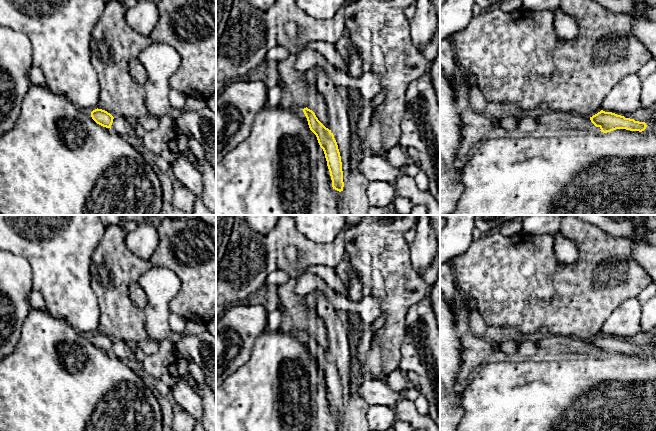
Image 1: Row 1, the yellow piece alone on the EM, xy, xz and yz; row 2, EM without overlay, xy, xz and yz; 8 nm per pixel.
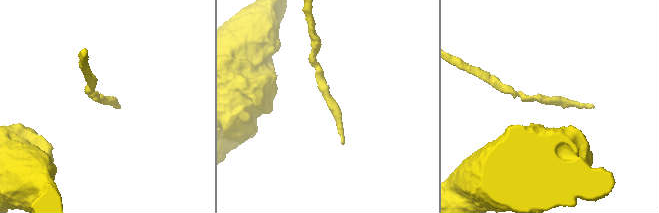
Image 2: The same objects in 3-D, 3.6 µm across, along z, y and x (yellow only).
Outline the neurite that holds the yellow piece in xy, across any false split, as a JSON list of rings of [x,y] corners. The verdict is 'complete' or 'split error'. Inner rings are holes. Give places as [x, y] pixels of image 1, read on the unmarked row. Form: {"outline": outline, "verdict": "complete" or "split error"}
{"outline": [[[97,332],[91,336],[91,341],[97,348],[111,353],[114,341],[107,335]]], "verdict": "complete"}

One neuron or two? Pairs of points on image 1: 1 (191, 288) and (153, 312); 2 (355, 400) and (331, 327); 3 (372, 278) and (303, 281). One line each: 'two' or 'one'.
1: two
2: one
3: two

